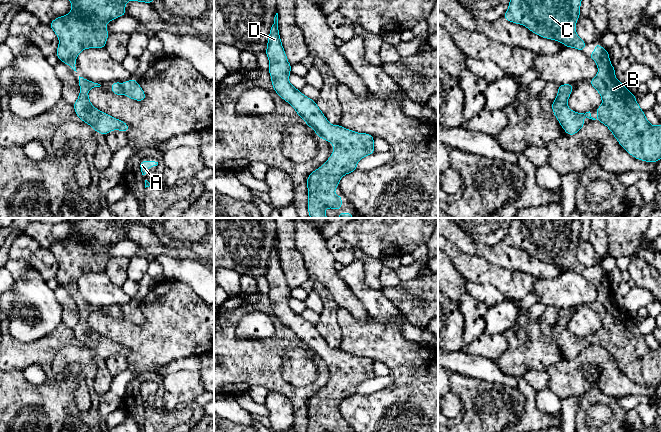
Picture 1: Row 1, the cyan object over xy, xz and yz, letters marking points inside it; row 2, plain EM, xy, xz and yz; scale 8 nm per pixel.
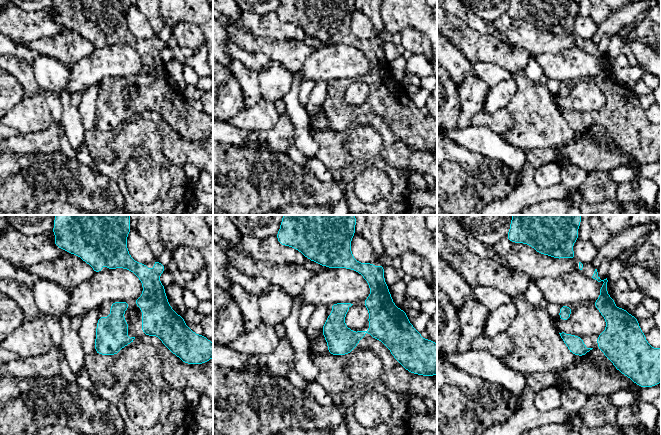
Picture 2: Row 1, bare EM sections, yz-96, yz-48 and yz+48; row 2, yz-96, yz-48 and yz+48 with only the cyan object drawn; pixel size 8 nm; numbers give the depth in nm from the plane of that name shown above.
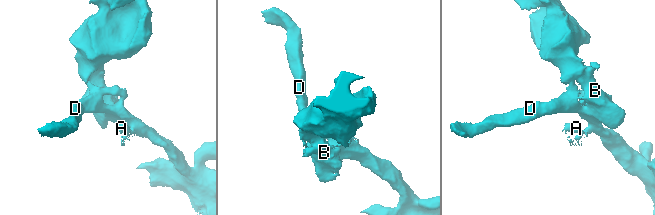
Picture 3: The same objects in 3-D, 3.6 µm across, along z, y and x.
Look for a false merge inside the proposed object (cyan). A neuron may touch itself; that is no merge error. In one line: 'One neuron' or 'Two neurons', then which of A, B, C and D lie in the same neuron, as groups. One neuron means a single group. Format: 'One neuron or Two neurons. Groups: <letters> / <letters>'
One neuron. Groups: A B C D

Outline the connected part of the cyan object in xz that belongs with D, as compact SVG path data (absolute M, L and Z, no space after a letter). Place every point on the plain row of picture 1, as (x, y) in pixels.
M278 237L270 252L267 273L268 295L275 316L288 326L317 360L333 368L333 378L307 401L307 432L342 432L342 421L335 419L340 403L357 394L357 386L375 376L374 361L341 349L332 349L316 326L289 306L291 288L287 284L278 253Z

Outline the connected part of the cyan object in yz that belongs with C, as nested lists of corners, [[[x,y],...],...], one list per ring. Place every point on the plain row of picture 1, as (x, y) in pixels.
[[[511,218],[509,231],[503,241],[509,246],[527,251],[542,262],[583,275],[586,267],[576,257],[581,227],[581,218]]]

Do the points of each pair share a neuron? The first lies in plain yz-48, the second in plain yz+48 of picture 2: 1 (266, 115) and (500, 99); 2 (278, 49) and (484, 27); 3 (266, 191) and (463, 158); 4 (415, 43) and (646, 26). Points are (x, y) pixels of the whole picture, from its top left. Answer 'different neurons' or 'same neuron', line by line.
1: different neurons
2: different neurons
3: same neuron
4: different neurons

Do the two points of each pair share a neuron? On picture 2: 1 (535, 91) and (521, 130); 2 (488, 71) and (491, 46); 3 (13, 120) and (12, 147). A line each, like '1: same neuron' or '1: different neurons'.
1: same neuron
2: different neurons
3: different neurons

